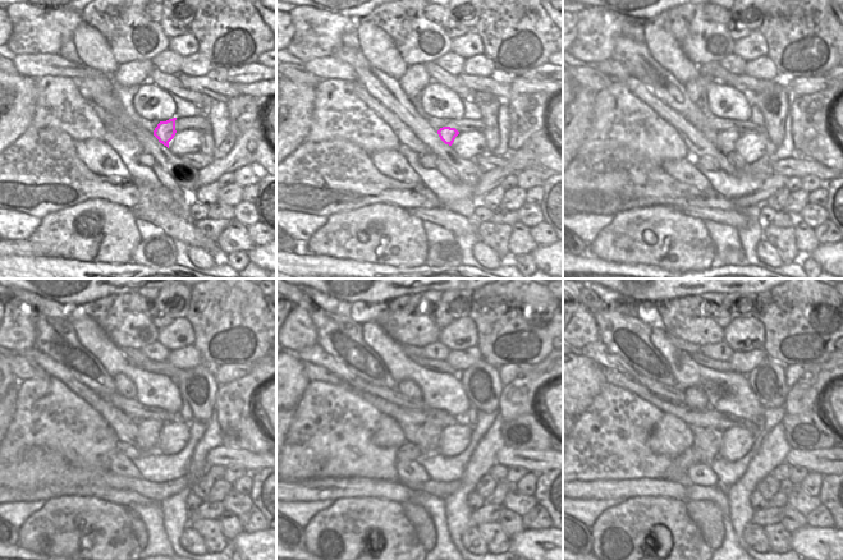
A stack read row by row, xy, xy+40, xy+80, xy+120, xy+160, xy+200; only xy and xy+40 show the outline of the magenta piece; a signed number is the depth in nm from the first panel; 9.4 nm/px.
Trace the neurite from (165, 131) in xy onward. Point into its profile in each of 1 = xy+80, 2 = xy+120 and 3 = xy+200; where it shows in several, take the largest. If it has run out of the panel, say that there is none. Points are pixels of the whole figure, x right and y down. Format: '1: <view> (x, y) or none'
1: xy+80 (725, 141)
2: xy+120 (149, 430)
3: xy+200 (713, 444)

